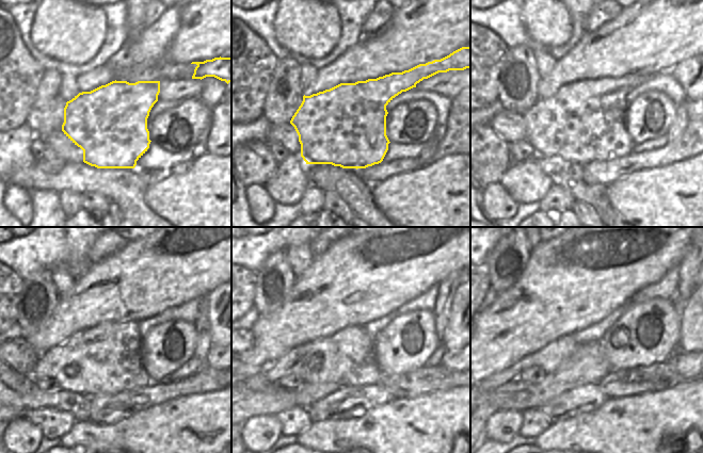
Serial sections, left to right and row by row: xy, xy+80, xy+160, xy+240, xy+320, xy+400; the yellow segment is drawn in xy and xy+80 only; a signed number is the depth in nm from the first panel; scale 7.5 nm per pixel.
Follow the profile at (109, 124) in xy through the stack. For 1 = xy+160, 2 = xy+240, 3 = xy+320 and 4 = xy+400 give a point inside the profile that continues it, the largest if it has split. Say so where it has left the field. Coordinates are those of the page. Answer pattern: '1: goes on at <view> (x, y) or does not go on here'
1: goes on at xy+160 (585, 120)
2: goes on at xy+240 (106, 359)
3: goes on at xy+320 (347, 358)
4: goes on at xy+400 (548, 358)

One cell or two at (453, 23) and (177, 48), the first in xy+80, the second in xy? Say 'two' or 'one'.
one

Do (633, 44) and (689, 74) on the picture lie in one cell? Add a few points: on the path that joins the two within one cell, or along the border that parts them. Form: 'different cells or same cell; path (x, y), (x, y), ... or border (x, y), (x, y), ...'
different cells; border (691, 57), (680, 61), (669, 70)

